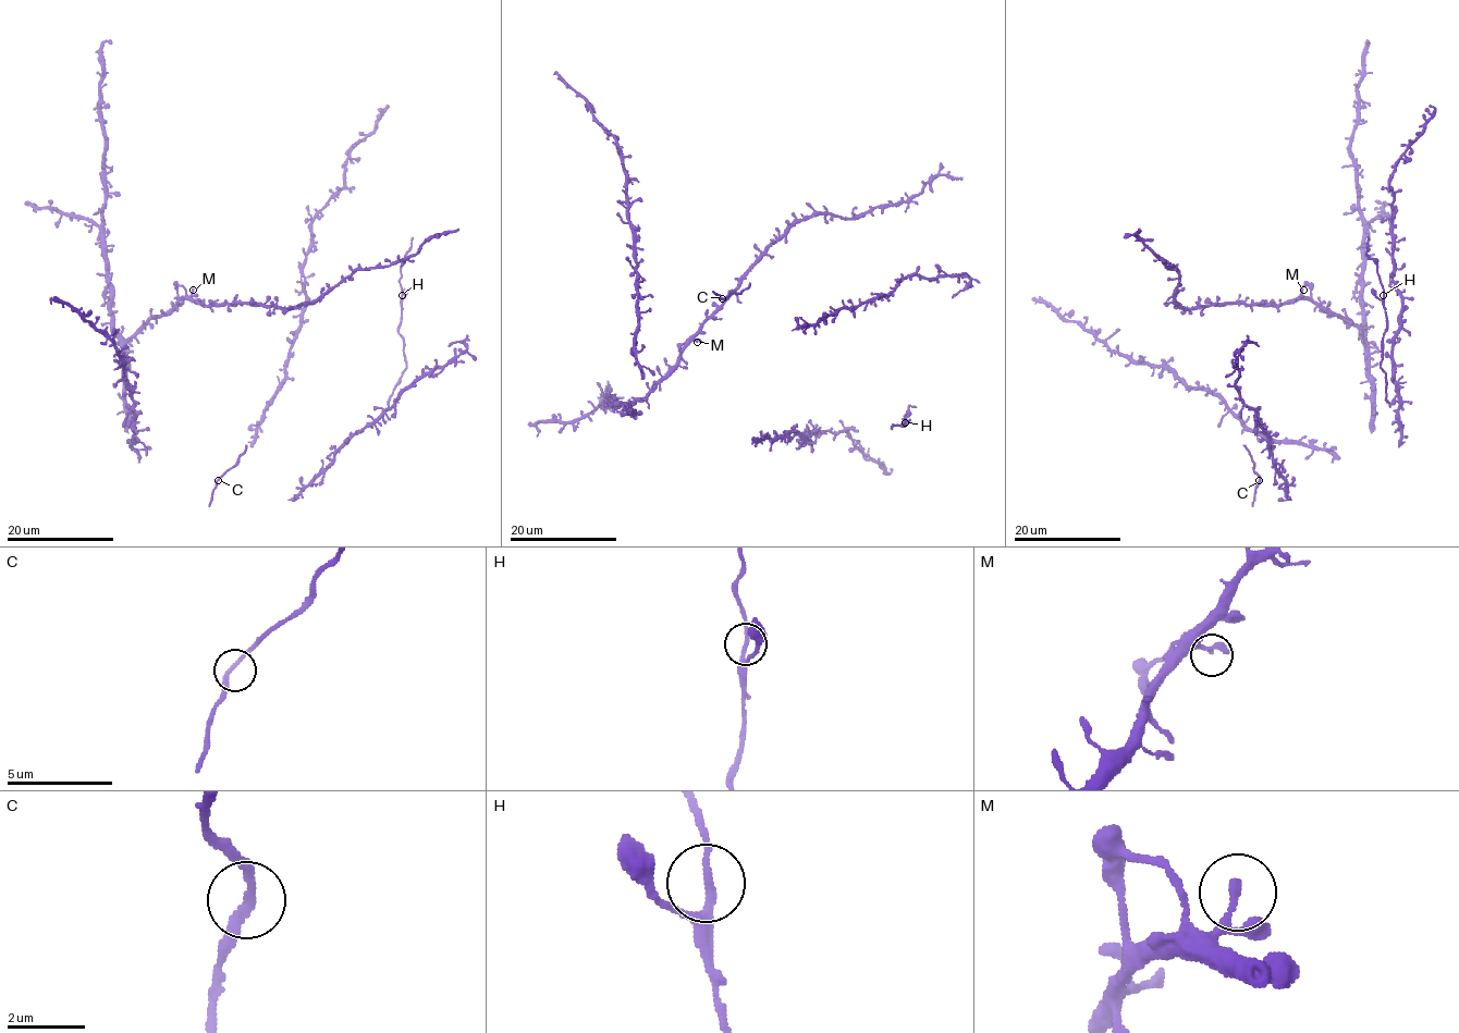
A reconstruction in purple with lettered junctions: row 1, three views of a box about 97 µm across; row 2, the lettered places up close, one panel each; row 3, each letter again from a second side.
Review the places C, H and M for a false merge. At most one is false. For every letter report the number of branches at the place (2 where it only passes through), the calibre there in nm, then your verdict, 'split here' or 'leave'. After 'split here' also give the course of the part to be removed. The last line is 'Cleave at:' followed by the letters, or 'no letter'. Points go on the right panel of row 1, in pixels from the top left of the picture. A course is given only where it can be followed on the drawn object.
C: branches 2; calibre 200 nm; leave
H: branches 3; calibre 170 nm; leave
M: branches 2; calibre 150 nm; leave
Cleave at: no letter

